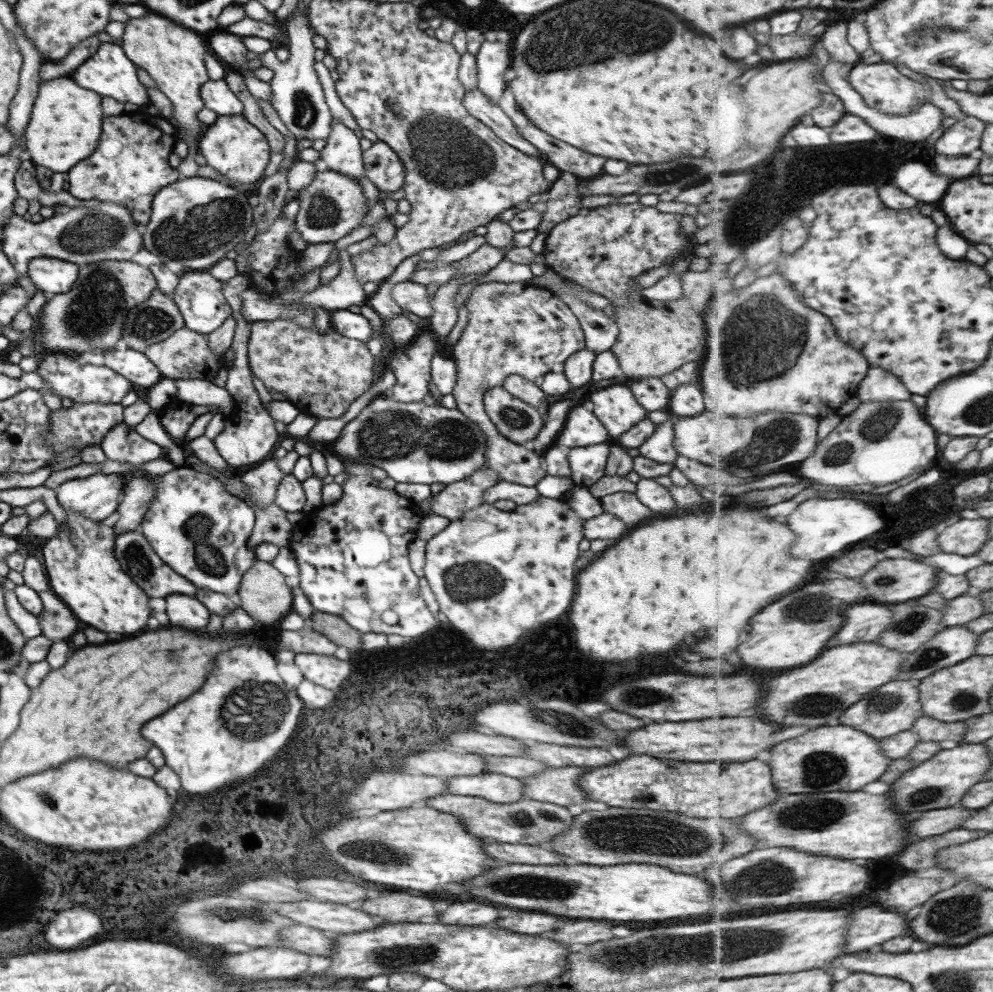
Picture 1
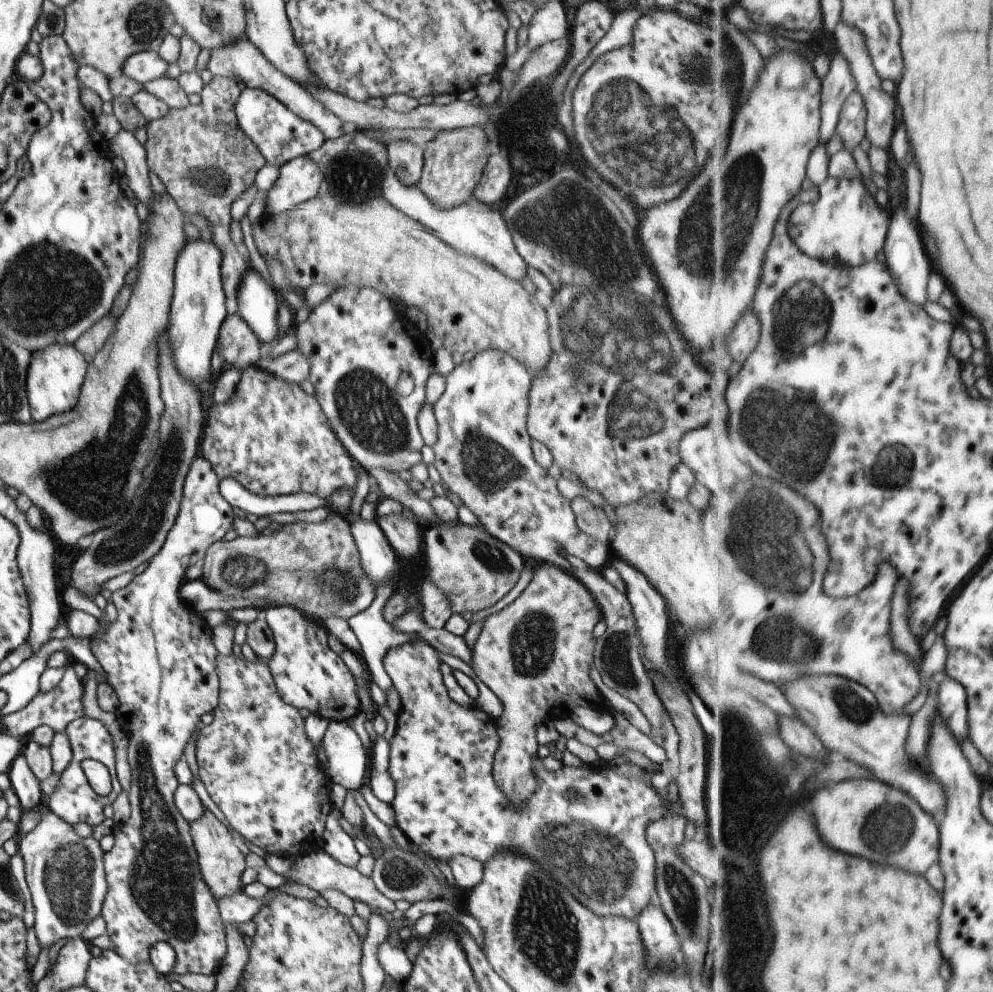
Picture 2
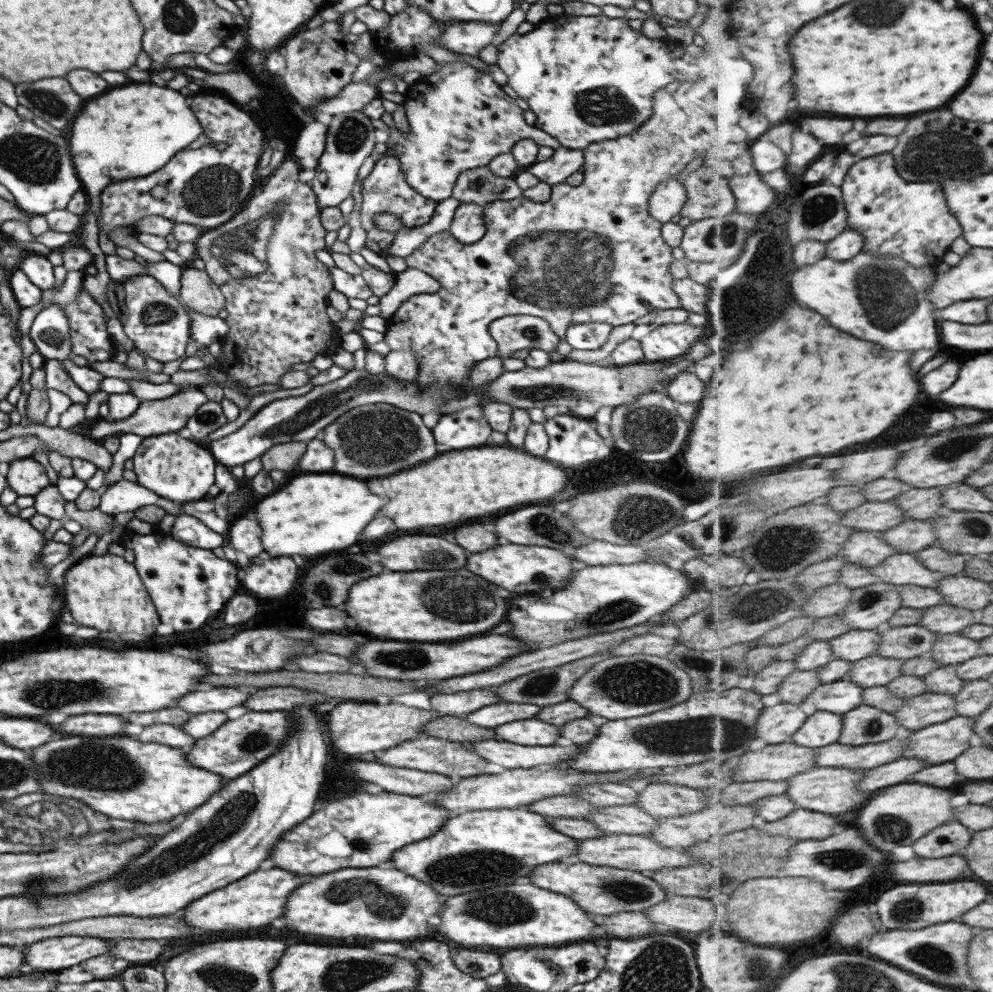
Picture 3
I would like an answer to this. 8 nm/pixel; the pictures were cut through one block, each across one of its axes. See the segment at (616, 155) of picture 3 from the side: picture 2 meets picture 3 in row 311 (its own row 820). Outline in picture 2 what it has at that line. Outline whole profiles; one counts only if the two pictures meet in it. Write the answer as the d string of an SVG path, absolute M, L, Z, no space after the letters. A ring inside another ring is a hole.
M414 640L414 642L408 642L404 646L398 646L398 648L390 648L384 656L383 665L386 674L393 682L394 689L400 696L400 708L397 712L398 722L396 722L396 730L394 731L394 737L389 742L389 761L388 772L390 778L396 782L395 797L392 800L390 806L394 810L396 815L397 827L403 831L403 840L407 843L416 844L420 850L424 852L430 852L432 858L436 858L438 862L448 862L452 856L458 854L464 854L479 860L482 863L494 858L496 852L504 852L504 850L510 850L510 852L518 852L522 856L528 856L532 858L536 864L544 866L544 870L550 874L550 876L560 884L560 886L566 886L568 892L582 904L586 904L586 908L590 908L596 916L624 916L626 920L636 920L638 914L650 905L655 900L656 895L656 861L654 858L654 852L650 848L648 842L646 842L645 828L648 822L658 820L664 816L666 808L662 806L658 794L655 789L642 778L642 776L622 776L622 774L616 774L612 766L607 765L608 768L596 772L592 764L585 764L584 766L574 768L568 765L556 770L556 772L548 772L542 764L542 758L536 756L534 758L534 778L536 778L536 790L534 790L534 796L530 796L528 800L524 800L520 804L520 808L514 808L510 804L510 800L506 800L506 794L502 792L501 788L498 788L498 784L494 782L492 776L493 764L498 750L498 733L496 728L495 719L488 715L482 709L472 705L456 704L446 690L444 686L442 673L440 672L440 654L434 650L433 646L430 646L427 642L420 642L420 640Z

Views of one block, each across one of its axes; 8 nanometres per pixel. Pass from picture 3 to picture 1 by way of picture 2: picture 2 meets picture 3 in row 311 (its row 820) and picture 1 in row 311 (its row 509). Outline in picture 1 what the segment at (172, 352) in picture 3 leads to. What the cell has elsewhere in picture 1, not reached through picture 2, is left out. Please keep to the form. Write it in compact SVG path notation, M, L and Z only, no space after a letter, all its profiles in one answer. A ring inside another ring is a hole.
M208 270L184 272L179 277L178 286L171 298L181 312L185 327L193 332L198 332L198 334L209 335L232 317L232 308L222 293L224 286L225 284L215 279Z

